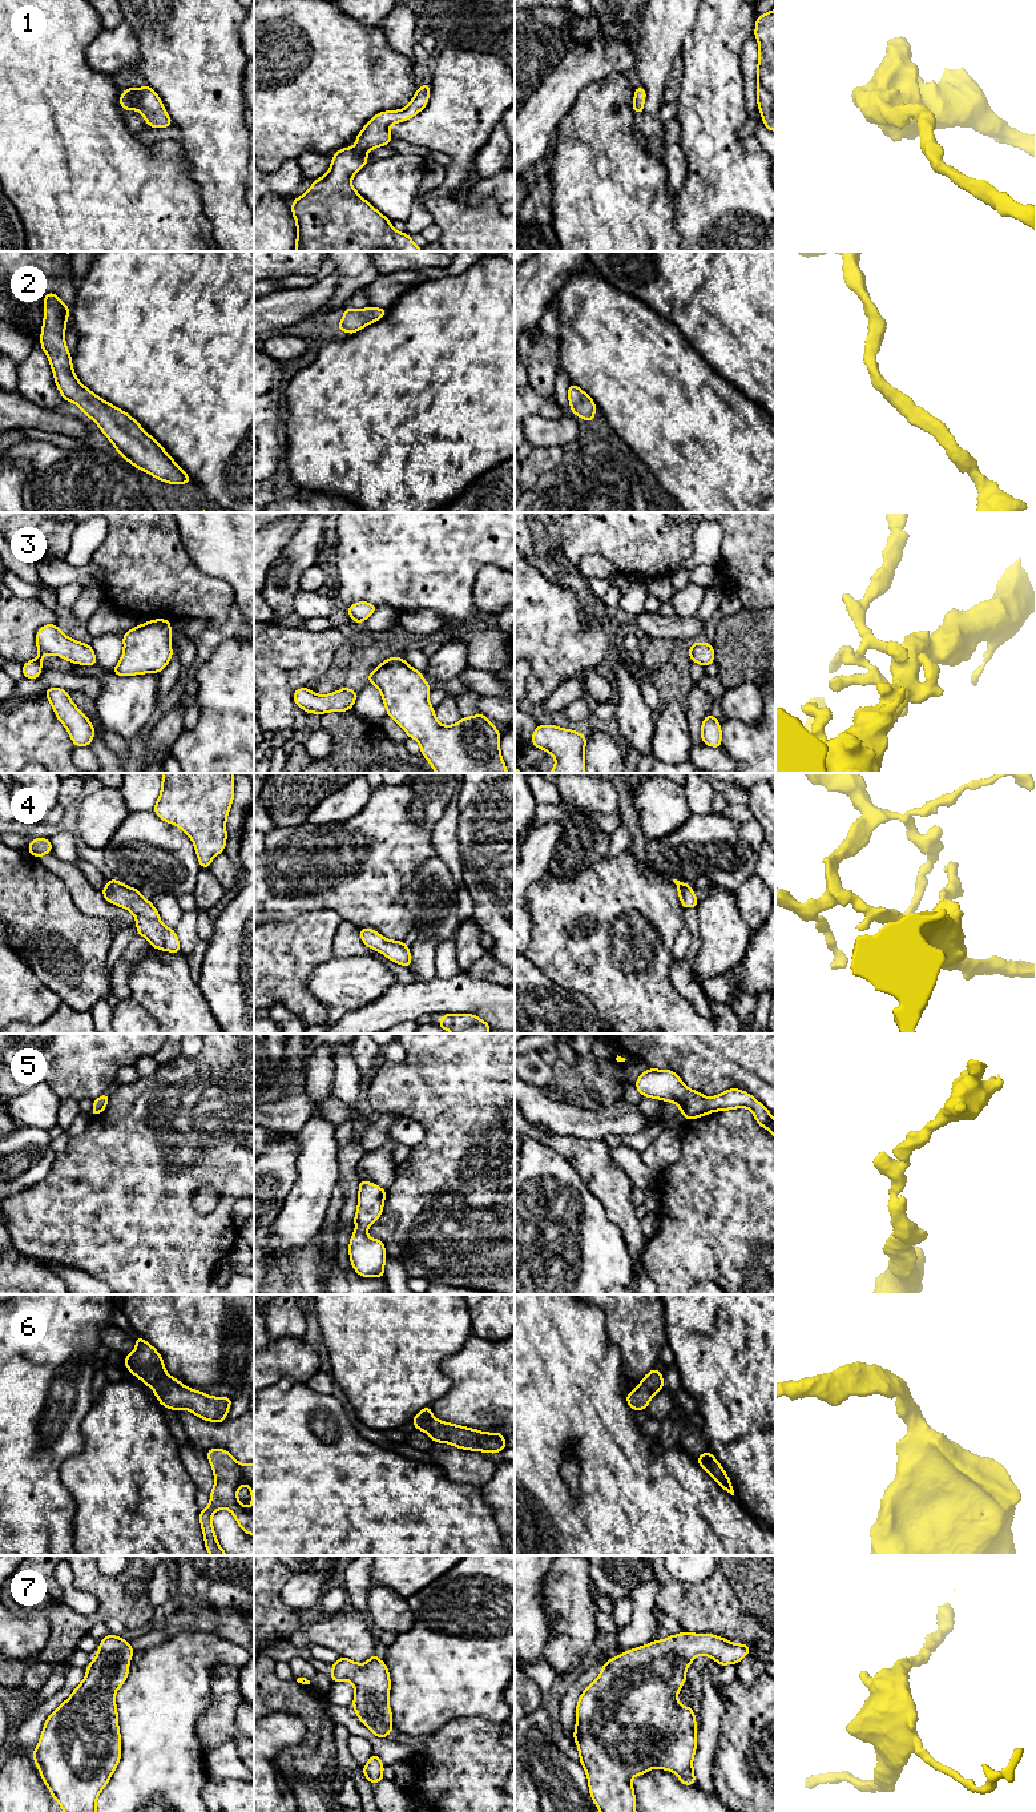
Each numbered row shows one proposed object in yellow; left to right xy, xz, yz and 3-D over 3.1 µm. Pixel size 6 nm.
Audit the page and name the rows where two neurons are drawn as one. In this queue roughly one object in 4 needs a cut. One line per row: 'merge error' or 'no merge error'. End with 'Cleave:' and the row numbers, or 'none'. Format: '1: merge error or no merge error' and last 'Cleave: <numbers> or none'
1: no merge error
2: no merge error
3: no merge error
4: no merge error
5: no merge error
6: no merge error
7: no merge error
Cleave: none

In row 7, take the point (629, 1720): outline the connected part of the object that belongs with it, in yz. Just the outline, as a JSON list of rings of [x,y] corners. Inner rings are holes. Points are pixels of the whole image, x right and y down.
[[[682,1631],[632,1648],[609,1659],[598,1678],[579,1698],[576,1707],[576,1728],[573,1739],[589,1783],[589,1793],[600,1812],[636,1812],[636,1796],[632,1777],[645,1775],[649,1769],[668,1769],[676,1773],[685,1785],[694,1785],[693,1757],[697,1748],[696,1715],[693,1707],[682,1707],[677,1694],[686,1680],[686,1667],[698,1655],[713,1658],[719,1666],[737,1664],[753,1647],[731,1643],[713,1634],[692,1634]]]

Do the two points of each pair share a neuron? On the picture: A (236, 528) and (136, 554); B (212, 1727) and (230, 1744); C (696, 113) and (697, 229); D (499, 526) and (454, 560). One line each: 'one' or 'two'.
A: two
B: two
C: one
D: one

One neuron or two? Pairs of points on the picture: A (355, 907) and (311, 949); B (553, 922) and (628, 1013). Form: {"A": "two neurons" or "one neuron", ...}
{"A": "two neurons", "B": "one neuron"}

